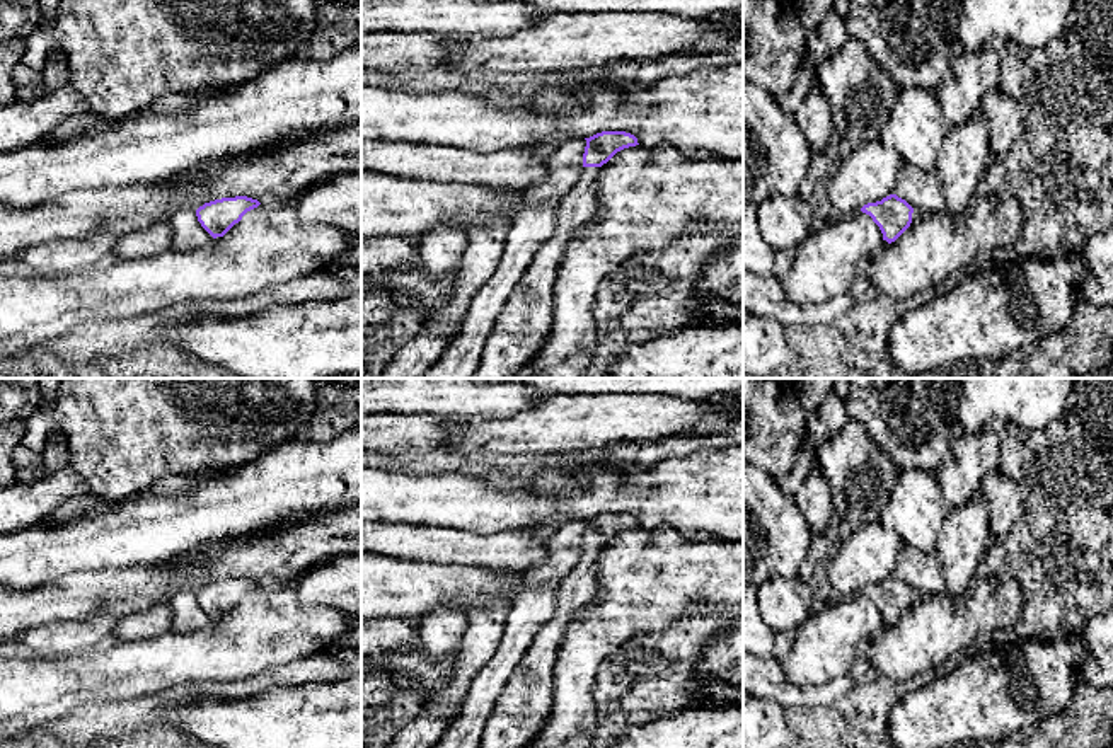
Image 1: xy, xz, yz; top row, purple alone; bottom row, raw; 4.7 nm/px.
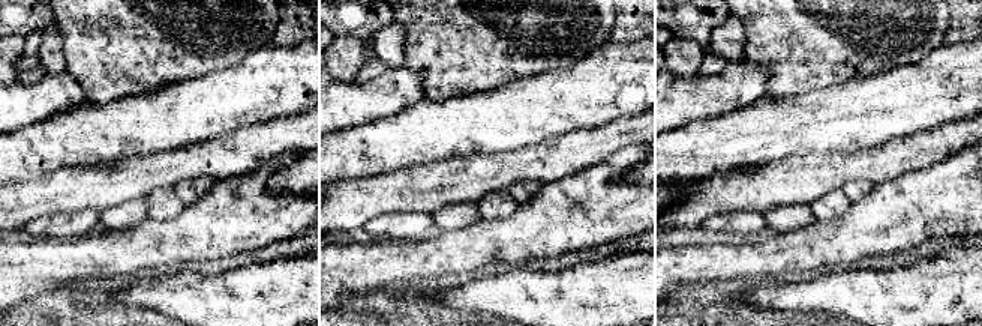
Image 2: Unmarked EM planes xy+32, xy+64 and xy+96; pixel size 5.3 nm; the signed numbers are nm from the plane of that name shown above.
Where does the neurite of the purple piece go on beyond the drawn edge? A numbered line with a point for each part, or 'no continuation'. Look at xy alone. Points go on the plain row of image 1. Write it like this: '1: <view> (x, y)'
no continuation

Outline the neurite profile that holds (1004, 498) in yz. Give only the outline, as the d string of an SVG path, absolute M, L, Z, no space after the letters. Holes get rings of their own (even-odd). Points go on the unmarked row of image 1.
M997 470L983 479L980 492L989 501L992 538L1007 537L1028 509L1023 503L1021 489L1011 477Z

